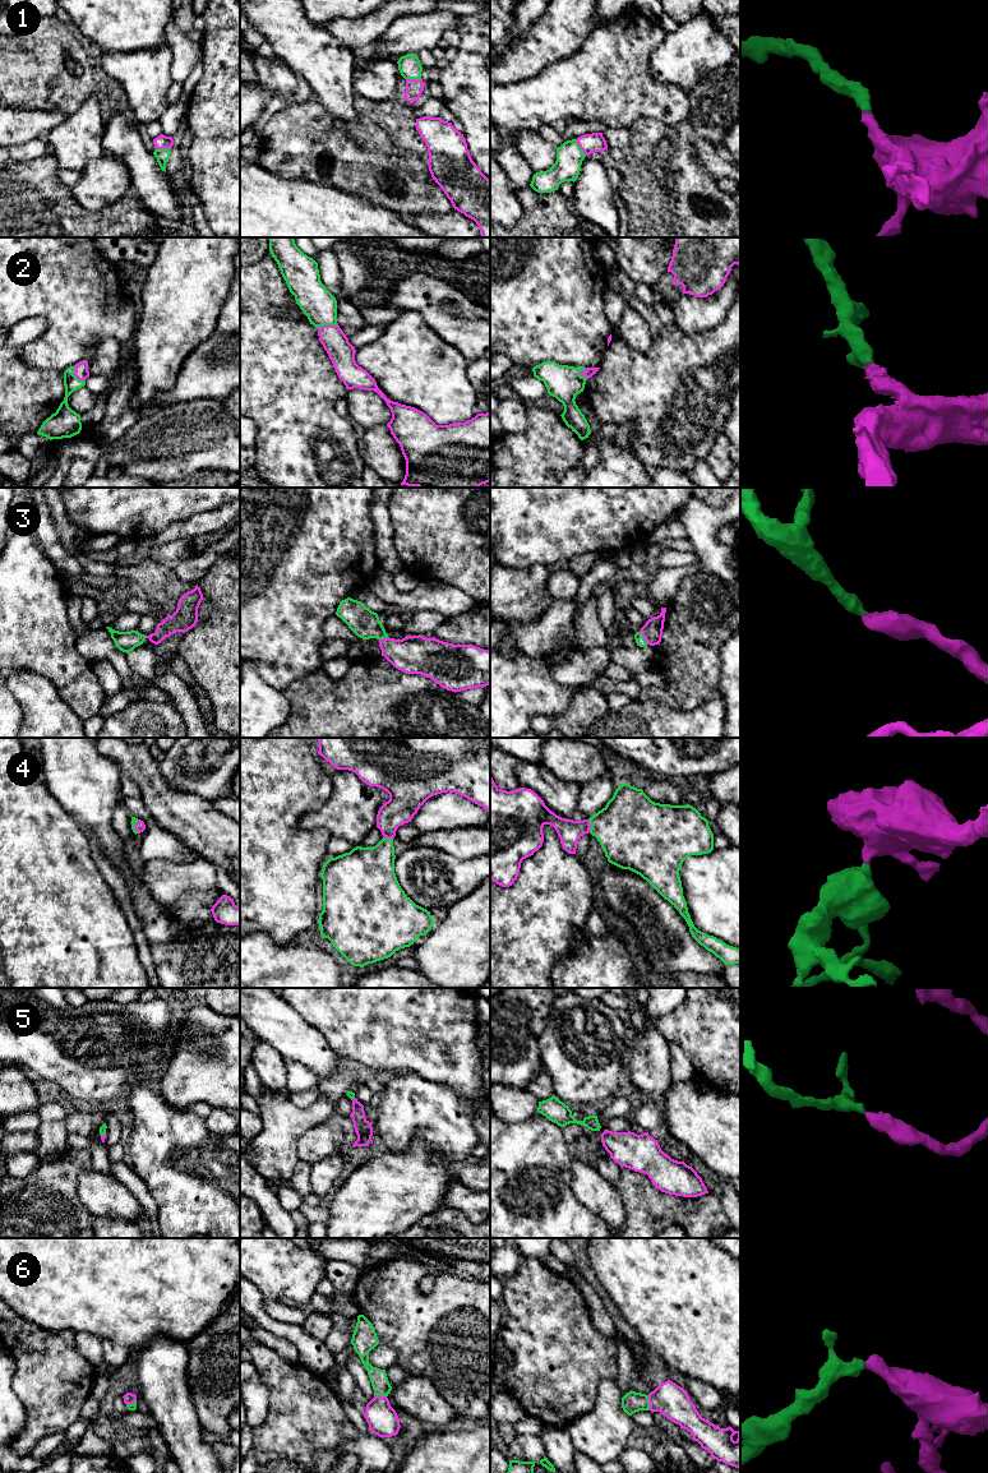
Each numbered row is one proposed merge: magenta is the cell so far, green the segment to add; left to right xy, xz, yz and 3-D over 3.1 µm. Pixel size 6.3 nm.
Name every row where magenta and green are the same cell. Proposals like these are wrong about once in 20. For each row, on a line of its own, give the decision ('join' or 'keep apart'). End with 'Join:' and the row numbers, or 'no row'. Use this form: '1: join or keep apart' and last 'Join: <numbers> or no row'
1: join
2: join
3: join
4: join
5: join
6: join
Join: 1, 2, 3, 4, 5, 6

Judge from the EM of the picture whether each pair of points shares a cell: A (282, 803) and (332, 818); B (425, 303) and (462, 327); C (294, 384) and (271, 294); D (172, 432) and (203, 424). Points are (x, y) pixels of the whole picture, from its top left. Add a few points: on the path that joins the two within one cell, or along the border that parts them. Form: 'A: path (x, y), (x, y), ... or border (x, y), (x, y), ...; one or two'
A: border (332, 792), (321, 807), (300, 818), (301, 829); two
B: path (434, 303), (438, 303), (453, 318); one
C: path (271, 361), (267, 358), (267, 317); one
D: path (180, 432), (195, 432); one

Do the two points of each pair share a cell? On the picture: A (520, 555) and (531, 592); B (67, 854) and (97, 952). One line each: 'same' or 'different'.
A: different
B: same

